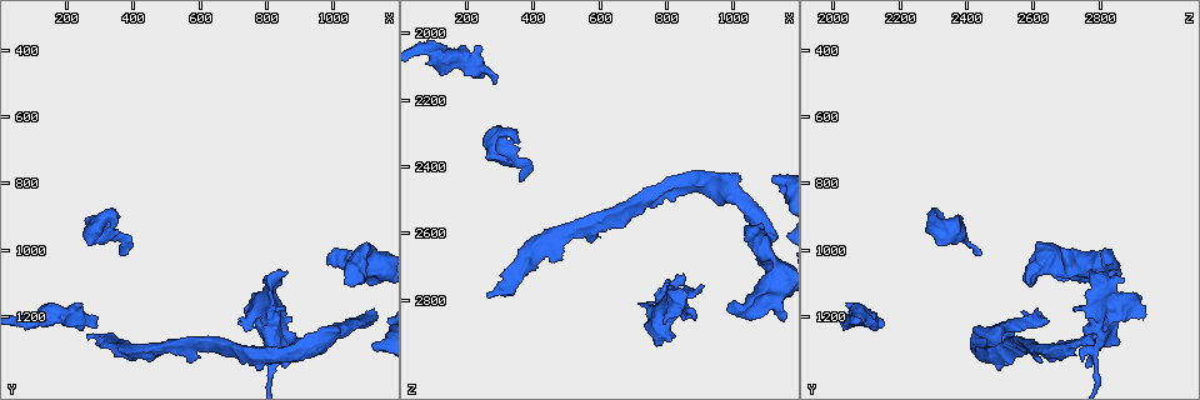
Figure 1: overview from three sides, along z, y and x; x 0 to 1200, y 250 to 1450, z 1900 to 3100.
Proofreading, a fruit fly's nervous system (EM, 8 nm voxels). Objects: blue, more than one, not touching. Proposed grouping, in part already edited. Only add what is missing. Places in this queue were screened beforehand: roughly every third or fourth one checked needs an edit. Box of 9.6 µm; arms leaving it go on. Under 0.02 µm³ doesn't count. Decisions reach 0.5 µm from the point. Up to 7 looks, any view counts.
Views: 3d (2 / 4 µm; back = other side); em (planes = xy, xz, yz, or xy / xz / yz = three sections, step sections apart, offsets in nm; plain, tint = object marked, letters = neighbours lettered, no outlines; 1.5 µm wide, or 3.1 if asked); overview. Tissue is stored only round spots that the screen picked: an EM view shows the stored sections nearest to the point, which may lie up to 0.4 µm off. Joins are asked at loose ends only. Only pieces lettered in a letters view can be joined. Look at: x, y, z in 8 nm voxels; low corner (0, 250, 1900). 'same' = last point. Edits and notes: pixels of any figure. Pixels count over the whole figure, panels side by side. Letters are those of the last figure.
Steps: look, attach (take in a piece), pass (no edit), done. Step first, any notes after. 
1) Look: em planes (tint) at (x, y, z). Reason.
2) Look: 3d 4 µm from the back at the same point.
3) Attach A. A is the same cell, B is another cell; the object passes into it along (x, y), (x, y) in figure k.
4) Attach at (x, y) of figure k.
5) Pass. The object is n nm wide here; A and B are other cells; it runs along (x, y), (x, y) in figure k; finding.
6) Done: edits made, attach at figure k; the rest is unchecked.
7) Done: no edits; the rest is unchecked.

Look: 3d 4 µm at (1010, 1040, 2810). Free end.

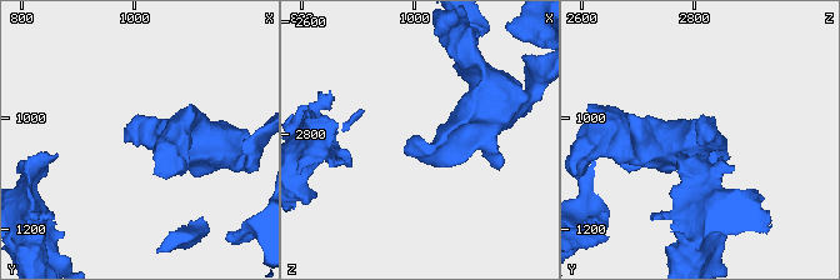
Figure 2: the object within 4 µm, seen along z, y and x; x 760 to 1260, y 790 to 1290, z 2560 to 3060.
Look: em yz step 4 (letters) at (1005, 1030, 2800). Now the EM.

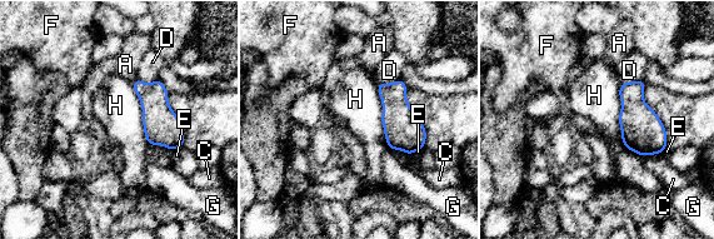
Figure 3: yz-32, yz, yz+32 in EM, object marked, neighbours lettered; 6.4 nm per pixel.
Look: em planes (letters) at the same point.

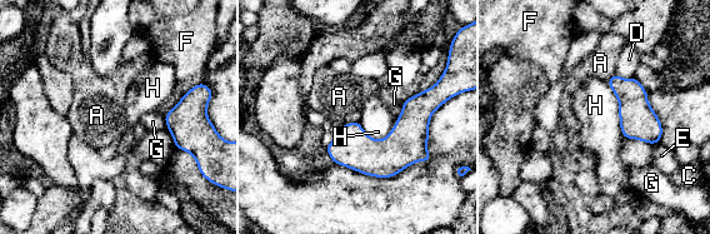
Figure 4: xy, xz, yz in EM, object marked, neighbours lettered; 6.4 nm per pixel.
Pass. A, C, D, E, F, G and H are other cells; a border runs along (358, 120), (345, 123), (339, 128) in figure 4; none of them fits.

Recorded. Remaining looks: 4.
Look: 3d 2 µm at (720, 1220, 2810). Free end.

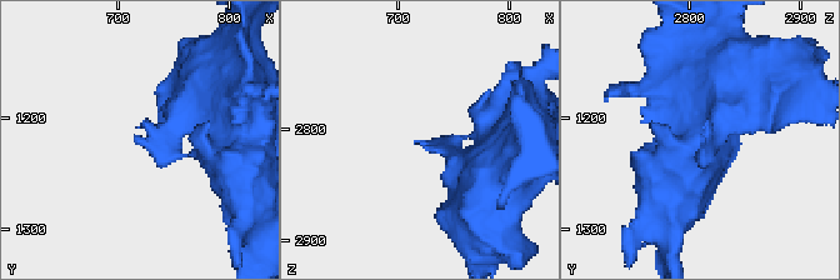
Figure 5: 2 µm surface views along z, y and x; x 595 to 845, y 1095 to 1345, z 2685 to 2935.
Look: em xz step 4 (letters) at (716, 1220, 2810).

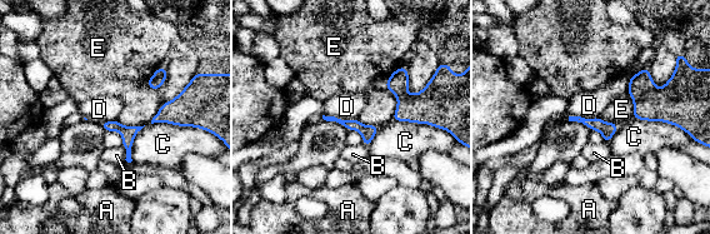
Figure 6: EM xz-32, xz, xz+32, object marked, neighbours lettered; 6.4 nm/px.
Look: em planes (letters) at the same point. Cut it another way.

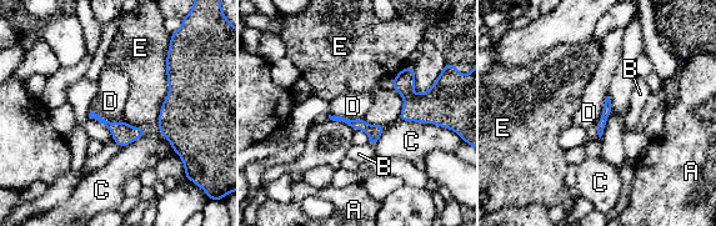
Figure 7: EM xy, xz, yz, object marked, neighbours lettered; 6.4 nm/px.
Pass. A, B, C, D and E are other cells; a border runs along (90, 110), (110, 121), (125, 120) in figure 7; no lettered piece goes on from it.

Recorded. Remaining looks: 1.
Look: em xz step 8 (letters) at (270, 1270, 2800). Long arm stops here.

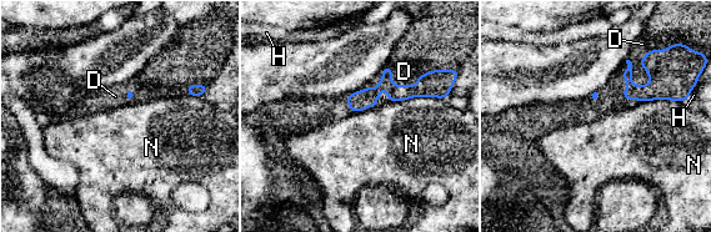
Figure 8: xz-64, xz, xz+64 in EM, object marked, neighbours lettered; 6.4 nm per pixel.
Attach D. The longest contact is with D, 360 nm; D is the same cell, H and N are other cells; the cell continues.

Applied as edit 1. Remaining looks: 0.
Done: edits made, attach at figure 8; the rest is unchecked.

